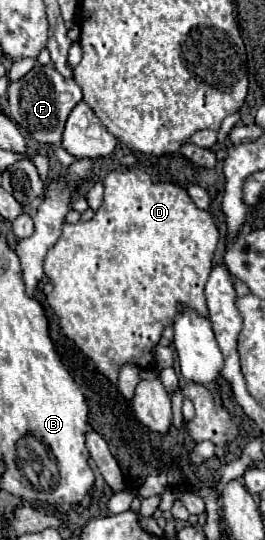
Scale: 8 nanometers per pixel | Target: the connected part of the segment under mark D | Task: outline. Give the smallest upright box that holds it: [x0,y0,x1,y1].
[45,169,219,381]

